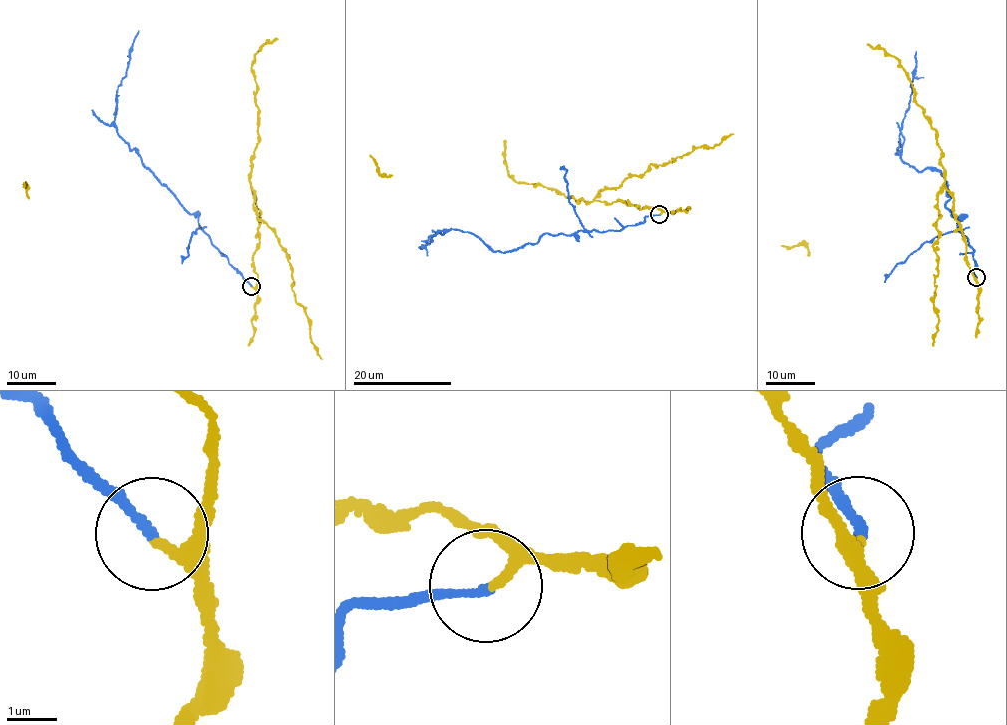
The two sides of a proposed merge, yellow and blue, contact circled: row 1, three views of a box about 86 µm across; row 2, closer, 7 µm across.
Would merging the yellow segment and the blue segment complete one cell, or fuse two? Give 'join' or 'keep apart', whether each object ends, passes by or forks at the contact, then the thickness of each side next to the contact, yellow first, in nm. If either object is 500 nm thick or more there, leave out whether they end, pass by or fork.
keep apart; yellow passes by; blue ends; calibres 180 and 160 nm

